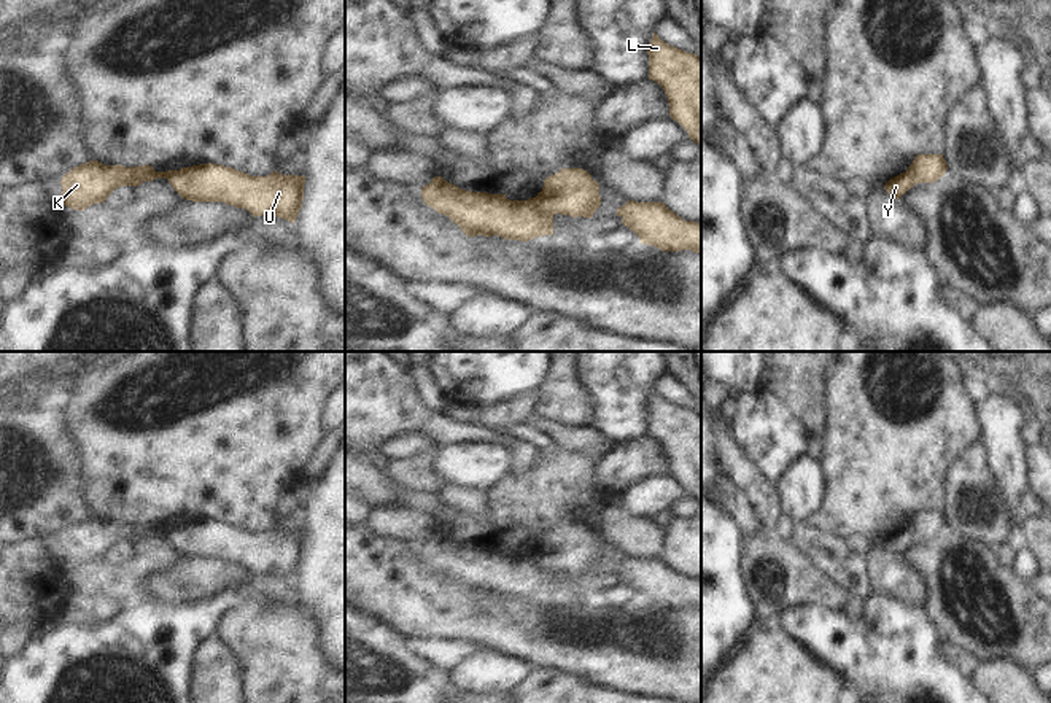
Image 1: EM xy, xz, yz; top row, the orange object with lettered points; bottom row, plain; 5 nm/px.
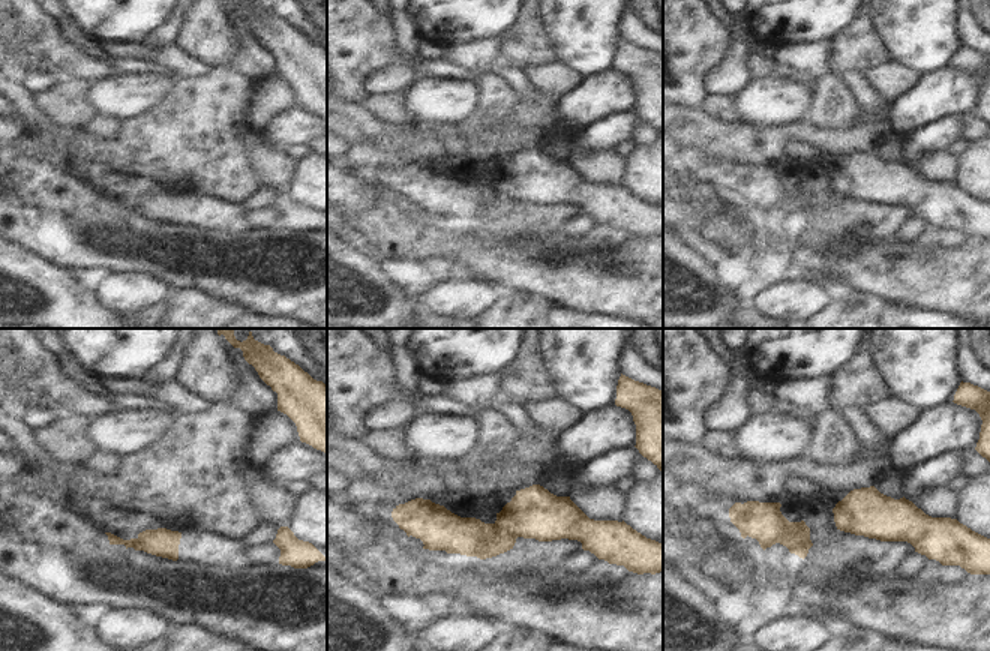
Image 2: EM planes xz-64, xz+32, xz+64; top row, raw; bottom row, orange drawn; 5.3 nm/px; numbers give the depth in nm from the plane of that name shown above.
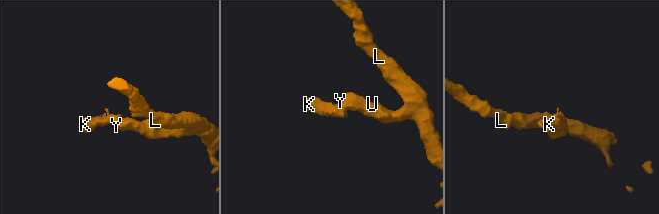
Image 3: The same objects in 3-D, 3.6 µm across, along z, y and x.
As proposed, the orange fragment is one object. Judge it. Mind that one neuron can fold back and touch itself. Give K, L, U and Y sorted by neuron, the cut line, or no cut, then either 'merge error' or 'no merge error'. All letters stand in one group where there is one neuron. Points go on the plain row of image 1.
K / L U Y | xz (528, 555), (539, 567), (552, 573) | merge error

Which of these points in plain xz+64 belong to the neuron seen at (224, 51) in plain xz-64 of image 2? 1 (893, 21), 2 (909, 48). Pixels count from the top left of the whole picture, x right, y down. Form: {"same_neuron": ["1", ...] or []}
{"same_neuron": []}

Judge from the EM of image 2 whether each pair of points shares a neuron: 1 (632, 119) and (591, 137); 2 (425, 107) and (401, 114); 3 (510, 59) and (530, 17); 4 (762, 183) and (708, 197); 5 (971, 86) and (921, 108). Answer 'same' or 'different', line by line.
1: same
2: different
3: same
4: different
5: same

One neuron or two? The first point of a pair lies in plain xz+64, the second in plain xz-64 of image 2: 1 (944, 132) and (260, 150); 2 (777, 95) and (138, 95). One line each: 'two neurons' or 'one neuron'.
1: two neurons
2: one neuron

